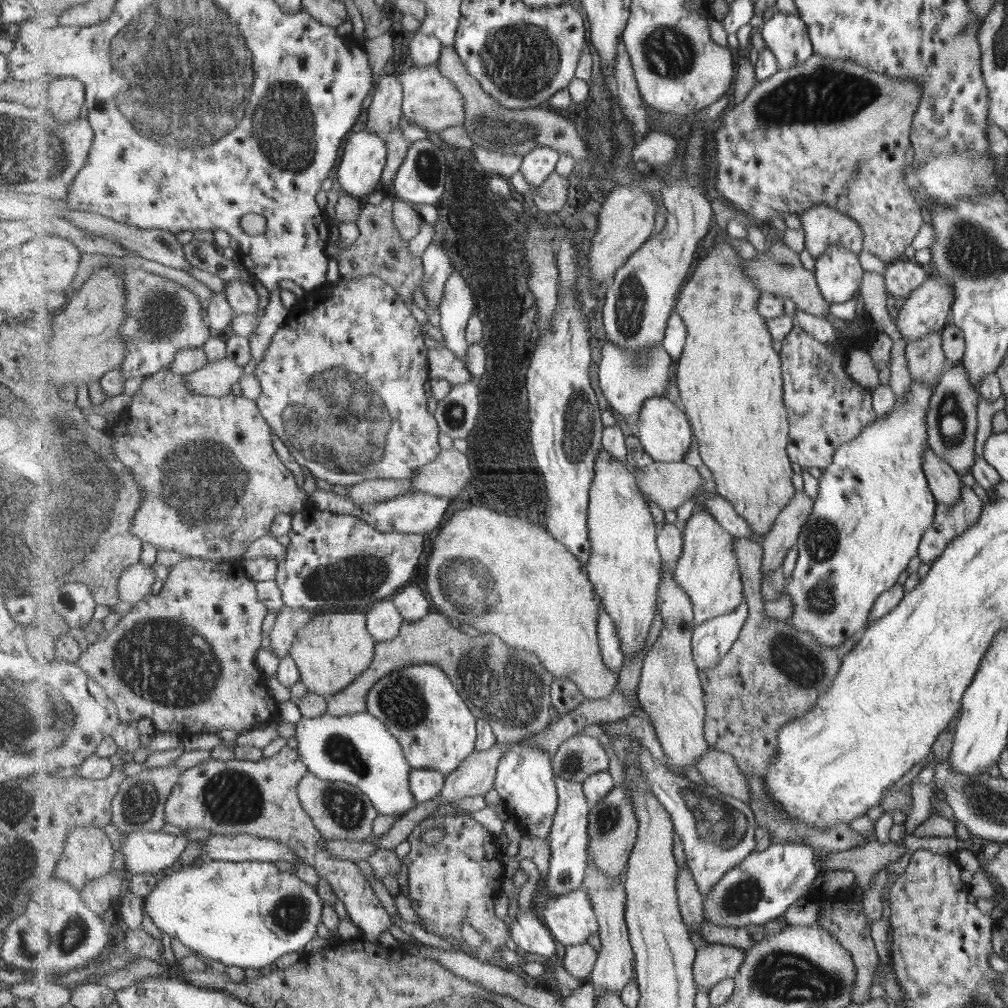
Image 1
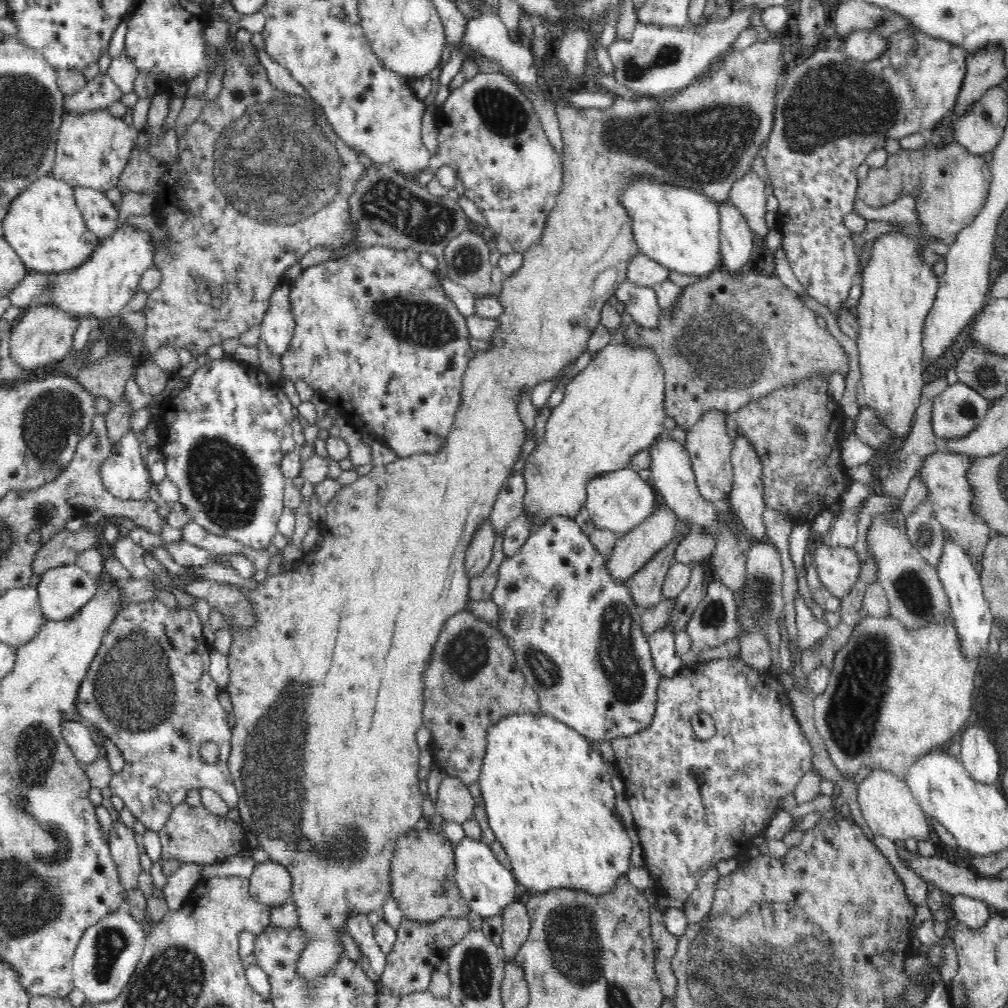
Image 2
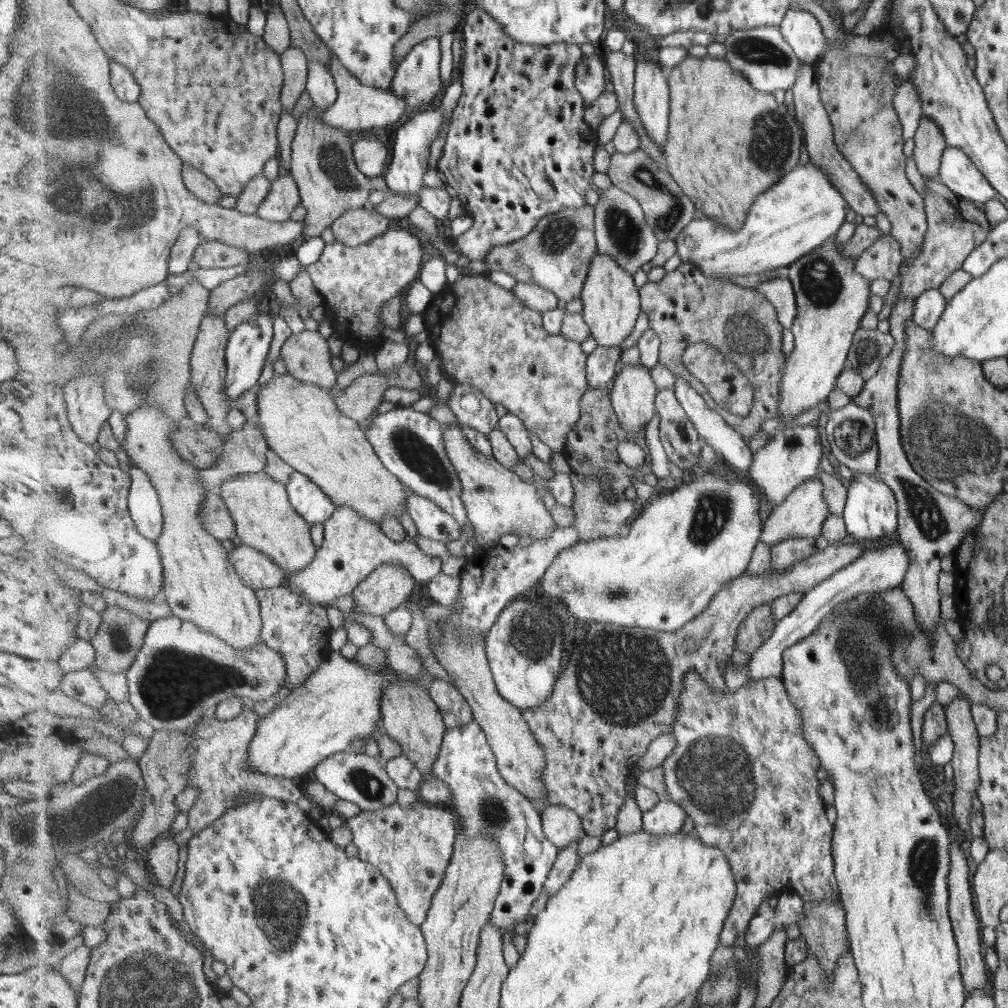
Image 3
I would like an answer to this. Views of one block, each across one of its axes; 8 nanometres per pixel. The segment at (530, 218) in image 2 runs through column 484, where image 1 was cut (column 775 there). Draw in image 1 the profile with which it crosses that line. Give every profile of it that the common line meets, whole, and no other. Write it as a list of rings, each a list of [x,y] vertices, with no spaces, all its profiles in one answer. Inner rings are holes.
[[[815,54],[803,65],[780,70],[777,74],[759,81],[757,86],[749,92],[747,98],[736,107],[728,109],[723,116],[723,122],[714,133],[715,146],[711,152],[711,162],[717,162],[713,172],[713,188],[718,197],[731,203],[736,209],[741,209],[755,218],[762,220],[762,226],[770,229],[771,220],[785,218],[787,214],[801,217],[806,210],[816,204],[828,204],[831,208],[840,210],[859,223],[864,232],[864,250],[879,258],[883,265],[901,259],[905,248],[910,246],[913,236],[918,234],[921,227],[921,215],[917,203],[913,202],[910,190],[907,190],[904,181],[904,168],[907,146],[907,132],[911,131],[913,114],[916,113],[920,100],[920,86],[912,78],[889,78],[885,74],[873,72],[868,68],[847,59],[833,59]]]

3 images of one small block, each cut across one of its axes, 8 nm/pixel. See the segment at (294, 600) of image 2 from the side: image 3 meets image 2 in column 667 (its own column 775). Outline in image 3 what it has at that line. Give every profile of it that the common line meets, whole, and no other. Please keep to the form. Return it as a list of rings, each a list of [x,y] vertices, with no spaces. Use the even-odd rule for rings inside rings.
[[[688,56],[668,74],[670,88],[669,139],[665,145],[665,165],[683,192],[701,213],[733,228],[743,228],[757,196],[795,170],[801,160],[804,130],[799,122],[781,112],[773,94],[757,90],[741,72],[735,73],[724,59]]]

